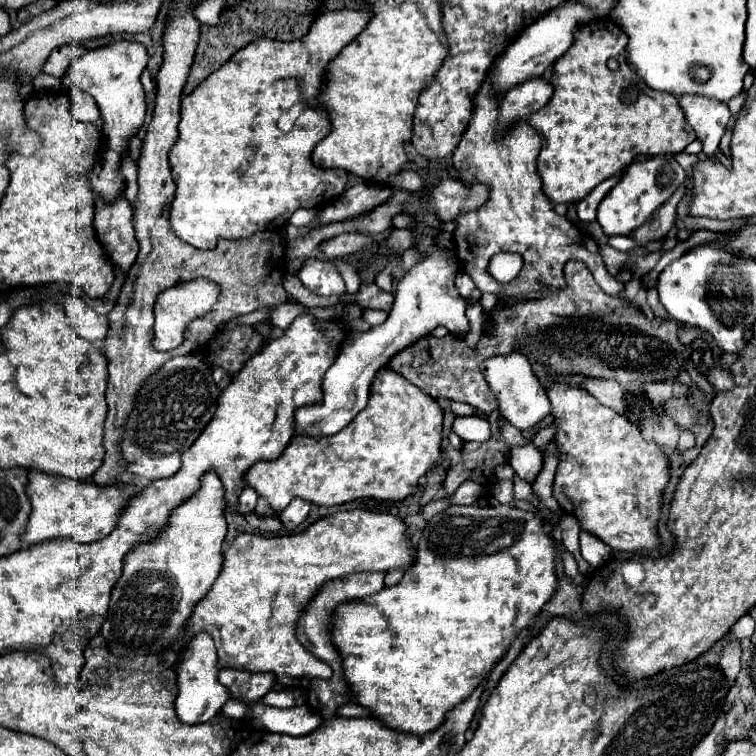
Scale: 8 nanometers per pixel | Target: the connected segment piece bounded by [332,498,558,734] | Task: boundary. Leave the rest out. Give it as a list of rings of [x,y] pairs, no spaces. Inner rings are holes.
[[[480,498],[472,506],[450,506],[444,512],[432,516],[428,520],[426,528],[422,530],[420,540],[416,542],[414,564],[406,570],[406,574],[402,576],[402,580],[396,586],[382,588],[380,592],[370,594],[368,598],[356,598],[356,602],[344,602],[344,606],[336,608],[336,618],[332,618],[332,626],[334,626],[332,642],[336,642],[336,646],[340,646],[340,656],[344,662],[344,678],[348,678],[348,686],[352,686],[352,694],[356,694],[356,704],[370,710],[374,718],[378,718],[386,726],[392,726],[392,730],[412,732],[412,734],[426,734],[426,732],[436,730],[436,726],[440,726],[444,722],[446,712],[472,694],[472,690],[478,686],[478,682],[482,682],[486,678],[486,670],[492,670],[496,666],[496,660],[500,660],[506,654],[512,640],[516,638],[516,632],[526,628],[536,618],[536,614],[542,610],[542,606],[550,600],[550,596],[554,594],[554,590],[558,586],[558,580],[554,574],[556,542],[552,540],[552,536],[548,532],[550,530],[544,524],[544,520],[538,518],[534,512],[524,512],[514,506],[500,504],[496,498]]]

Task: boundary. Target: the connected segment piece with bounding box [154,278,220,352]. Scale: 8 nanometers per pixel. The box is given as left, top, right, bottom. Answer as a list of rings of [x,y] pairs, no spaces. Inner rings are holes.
[[[196,278],[196,280],[188,280],[188,282],[182,282],[174,288],[168,288],[164,290],[158,300],[156,300],[156,306],[154,306],[154,312],[156,312],[156,324],[154,324],[154,348],[160,350],[160,352],[166,352],[166,350],[172,350],[176,348],[182,340],[184,340],[184,328],[194,320],[194,318],[200,318],[206,310],[212,308],[212,304],[216,302],[220,294],[220,288],[208,280],[208,278]]]

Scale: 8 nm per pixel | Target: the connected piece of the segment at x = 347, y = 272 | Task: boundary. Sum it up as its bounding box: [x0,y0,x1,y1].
[331,258,360,294]

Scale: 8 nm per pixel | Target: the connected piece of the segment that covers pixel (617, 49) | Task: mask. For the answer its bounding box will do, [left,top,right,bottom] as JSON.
[528,18,696,202]

